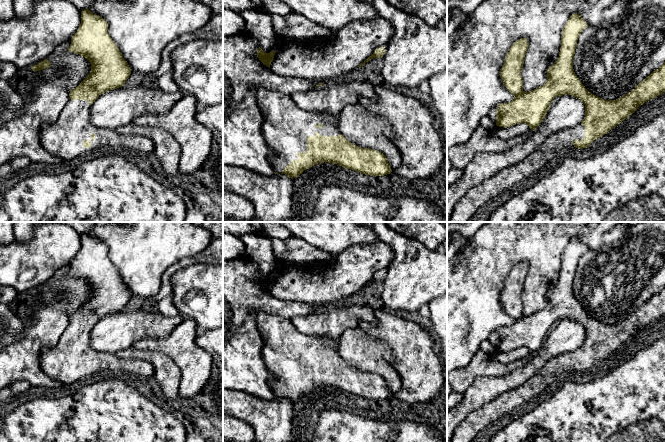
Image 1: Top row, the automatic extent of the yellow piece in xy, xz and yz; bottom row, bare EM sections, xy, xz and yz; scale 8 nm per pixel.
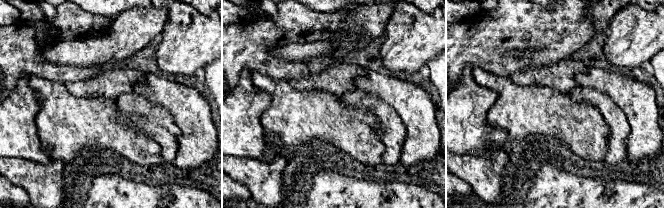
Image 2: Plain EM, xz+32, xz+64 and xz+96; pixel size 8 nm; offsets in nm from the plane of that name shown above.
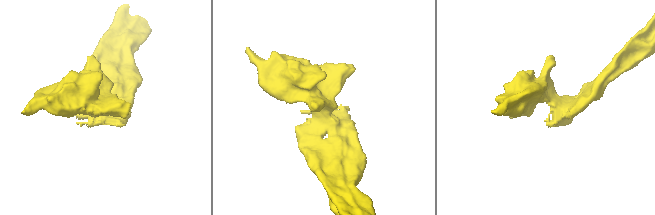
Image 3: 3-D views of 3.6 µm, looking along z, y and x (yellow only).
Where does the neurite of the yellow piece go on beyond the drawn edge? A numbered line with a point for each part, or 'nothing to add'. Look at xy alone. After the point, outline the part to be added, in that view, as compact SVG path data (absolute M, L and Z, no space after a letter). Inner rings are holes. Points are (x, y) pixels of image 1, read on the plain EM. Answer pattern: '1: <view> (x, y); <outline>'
1: xy (64, 362); M69 323L55 346L41 349L40 364L42 370L48 376L65 385L82 380L103 370L121 371L152 381L154 377L154 367L150 362L137 359L121 359L114 354L96 351L91 348L90 333L91 328L86 324Z

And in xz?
1: xz (286, 350); M264 312L255 313L255 317L264 336L264 363L276 377L271 384L274 396L282 398L292 384L298 383L298 376L307 375L308 360L316 356L321 360L341 358L330 340L300 332L291 319Z

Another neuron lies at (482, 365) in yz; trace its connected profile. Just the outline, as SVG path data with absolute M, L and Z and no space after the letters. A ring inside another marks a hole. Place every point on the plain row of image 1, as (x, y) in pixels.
M479 350L467 367L450 372L447 382L452 391L464 394L470 385L479 377L503 377L524 366L530 360L531 354L523 359L510 363L500 362L495 354L486 354Z

